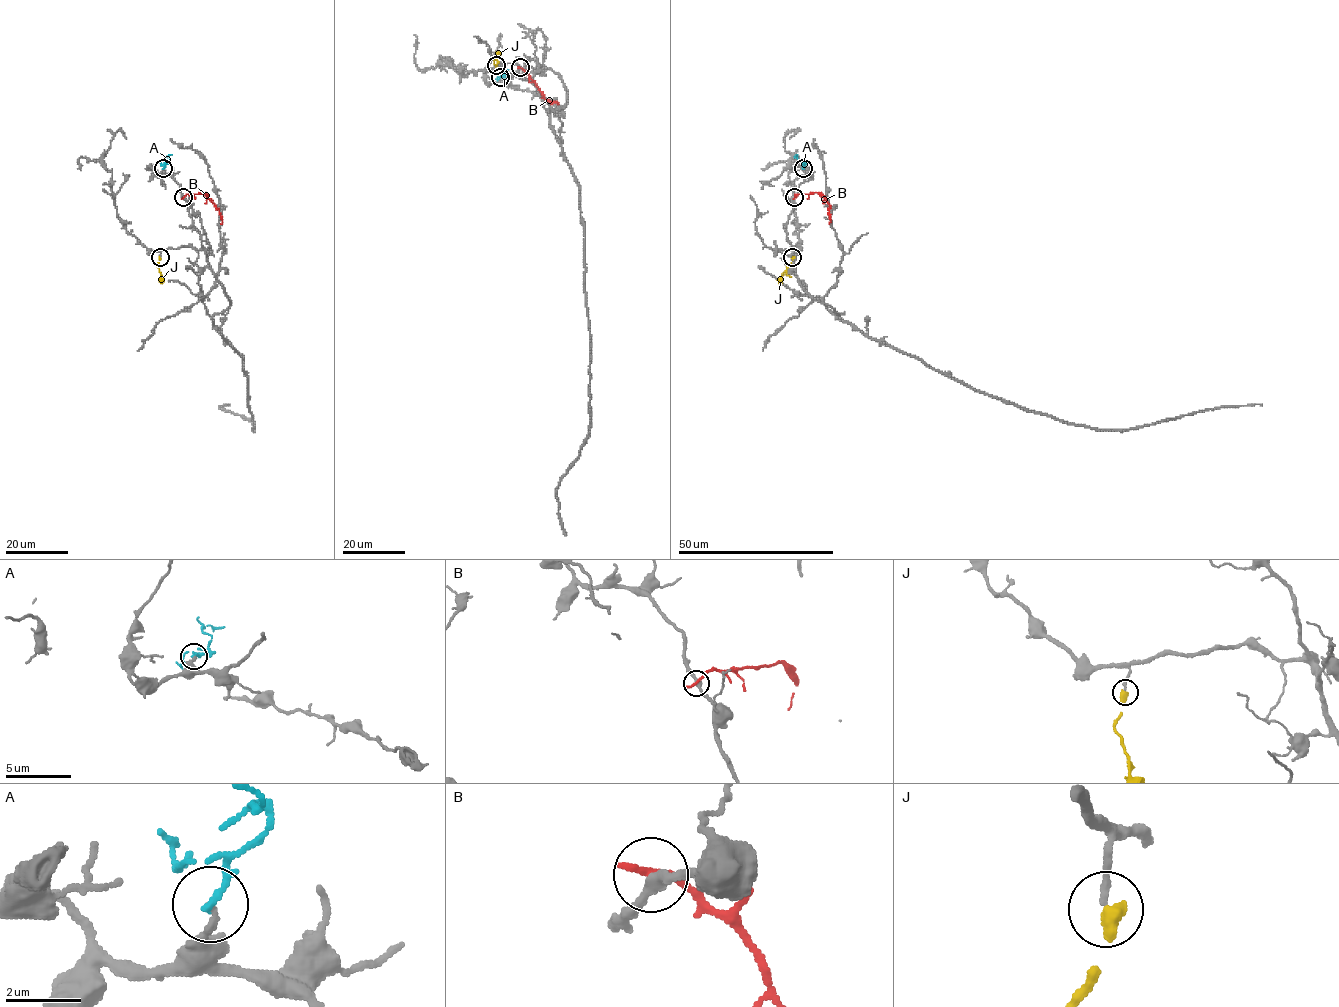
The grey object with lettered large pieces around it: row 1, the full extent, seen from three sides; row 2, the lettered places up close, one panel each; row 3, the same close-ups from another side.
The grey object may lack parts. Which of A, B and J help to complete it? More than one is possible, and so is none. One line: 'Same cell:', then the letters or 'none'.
Same cell: J

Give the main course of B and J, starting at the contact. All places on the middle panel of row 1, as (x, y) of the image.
B: (519, 67), (550, 103), (557, 103)
J: (496, 66), (493, 62), (499, 52)

